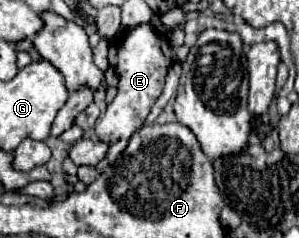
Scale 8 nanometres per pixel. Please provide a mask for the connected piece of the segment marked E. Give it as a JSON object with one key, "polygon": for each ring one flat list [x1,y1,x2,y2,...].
{"polygon":[[149,23,137,25,125,33,125,39,121,41,117,51,117,59,119,59,117,61,117,73,119,73,117,95,113,103,107,105,105,115,95,123,97,137,107,143,113,143,117,139,129,139,145,123,147,115,151,113,151,107,155,105,157,97,163,91,165,75,173,65,169,41,157,35]]}

